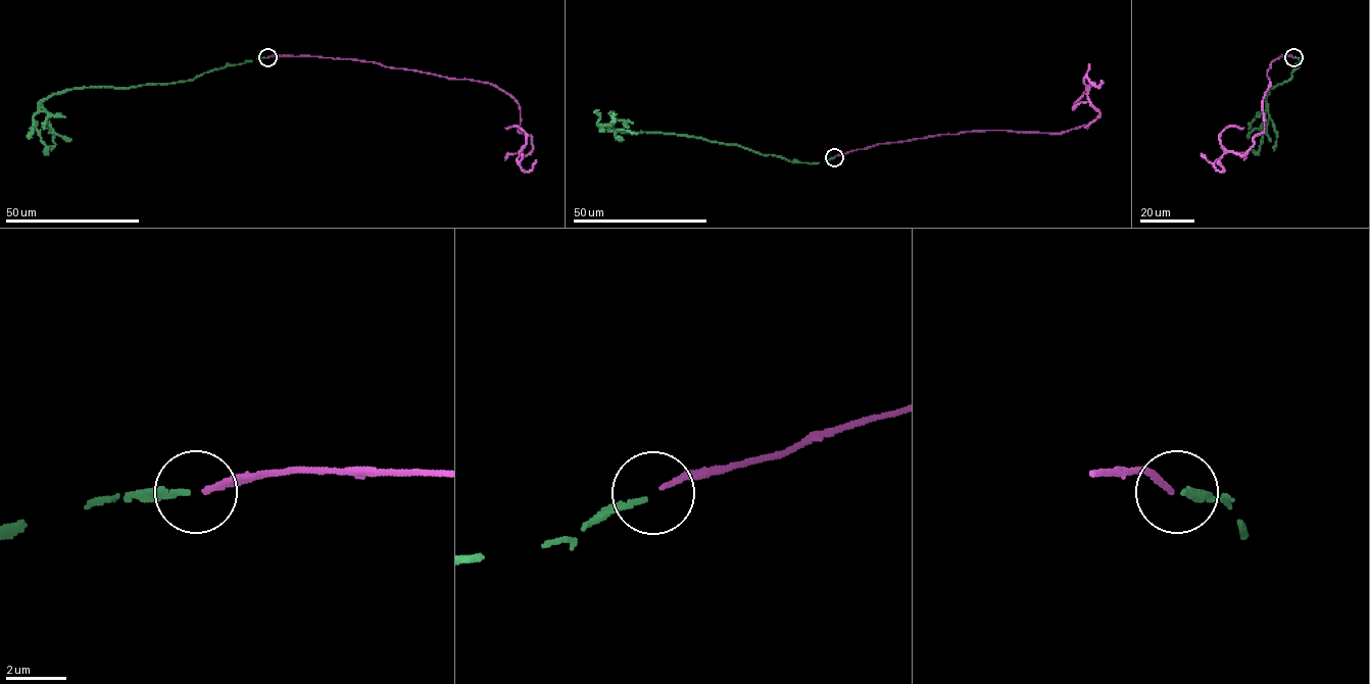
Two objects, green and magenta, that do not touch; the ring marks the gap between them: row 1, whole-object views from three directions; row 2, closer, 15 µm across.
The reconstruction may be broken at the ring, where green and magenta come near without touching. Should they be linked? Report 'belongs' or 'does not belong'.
does not belong

